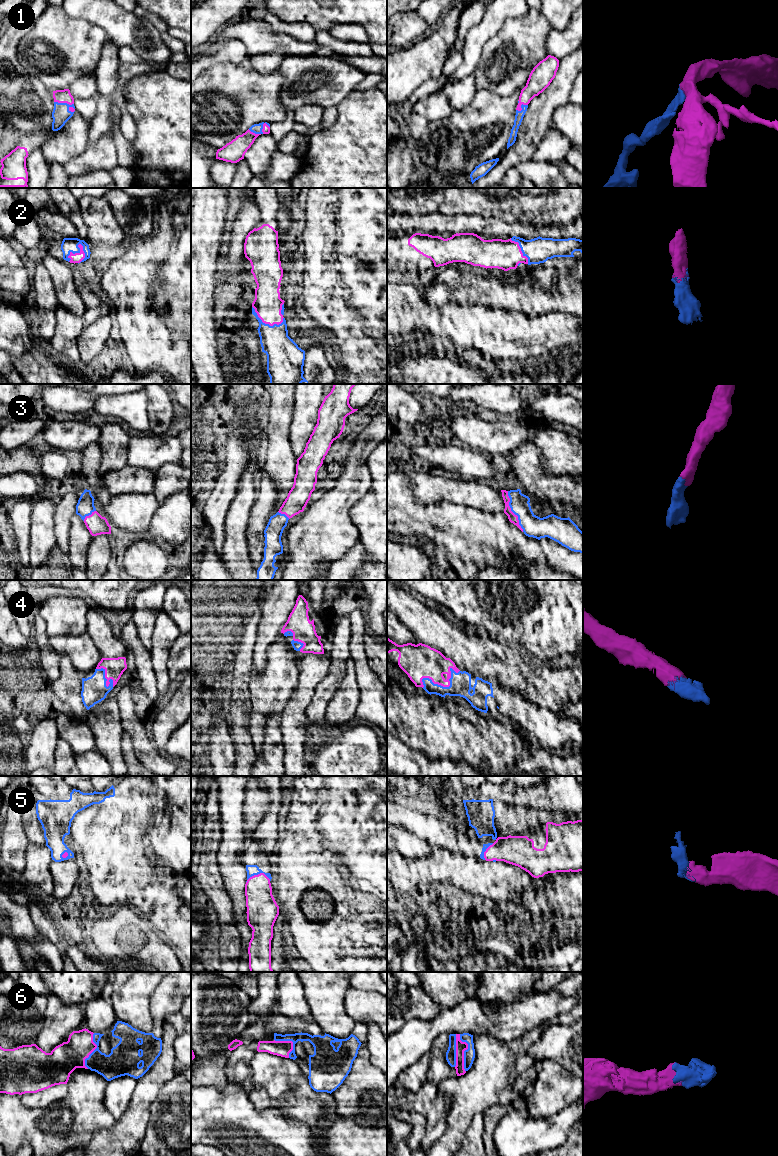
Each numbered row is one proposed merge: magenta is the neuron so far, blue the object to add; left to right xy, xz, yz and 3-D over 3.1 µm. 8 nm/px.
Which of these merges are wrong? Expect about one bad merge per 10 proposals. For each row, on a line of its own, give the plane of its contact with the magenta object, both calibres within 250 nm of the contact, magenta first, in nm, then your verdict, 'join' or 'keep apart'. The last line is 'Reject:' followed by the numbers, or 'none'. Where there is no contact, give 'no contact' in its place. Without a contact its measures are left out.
1: contact in xy; calibres 110 and 140 nm; join
2: contact in xy; calibres 80 and 120 nm; join
3: contact in yz; calibres 70 and 180 nm; join
4: contact in yz; calibres 260 and 180 nm; join
5: contact in xz; calibres 240 and 90 nm; join
6: contact in yz; calibres 80 and 90 nm; join
Reject: none

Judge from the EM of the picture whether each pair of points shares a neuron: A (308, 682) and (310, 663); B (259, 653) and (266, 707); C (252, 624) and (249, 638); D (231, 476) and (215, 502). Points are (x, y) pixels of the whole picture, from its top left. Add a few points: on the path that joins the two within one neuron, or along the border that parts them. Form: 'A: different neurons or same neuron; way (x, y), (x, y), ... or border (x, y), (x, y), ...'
A: same neuron; way (309, 677), (310, 668)
B: different neurons; border (267, 648), (265, 667), (258, 672)
C: same neuron; way (250, 627), (249, 635)
D: same neuron; way (228, 482), (225, 490), (219, 496)

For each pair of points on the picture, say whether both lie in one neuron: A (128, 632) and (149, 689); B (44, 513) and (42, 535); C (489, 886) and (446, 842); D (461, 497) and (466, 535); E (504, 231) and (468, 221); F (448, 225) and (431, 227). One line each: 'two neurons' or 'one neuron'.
A: one neuron
B: one neuron
C: two neurons
D: two neurons
E: one neuron
F: one neuron

